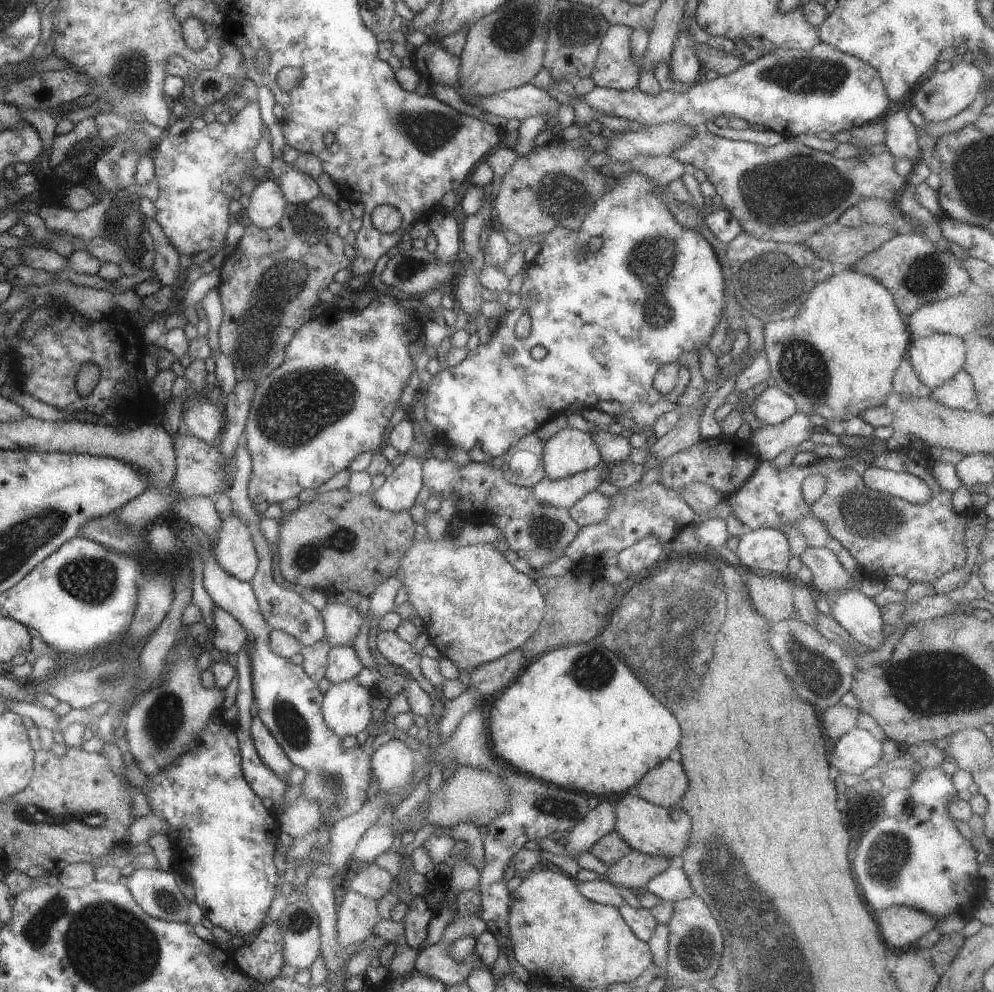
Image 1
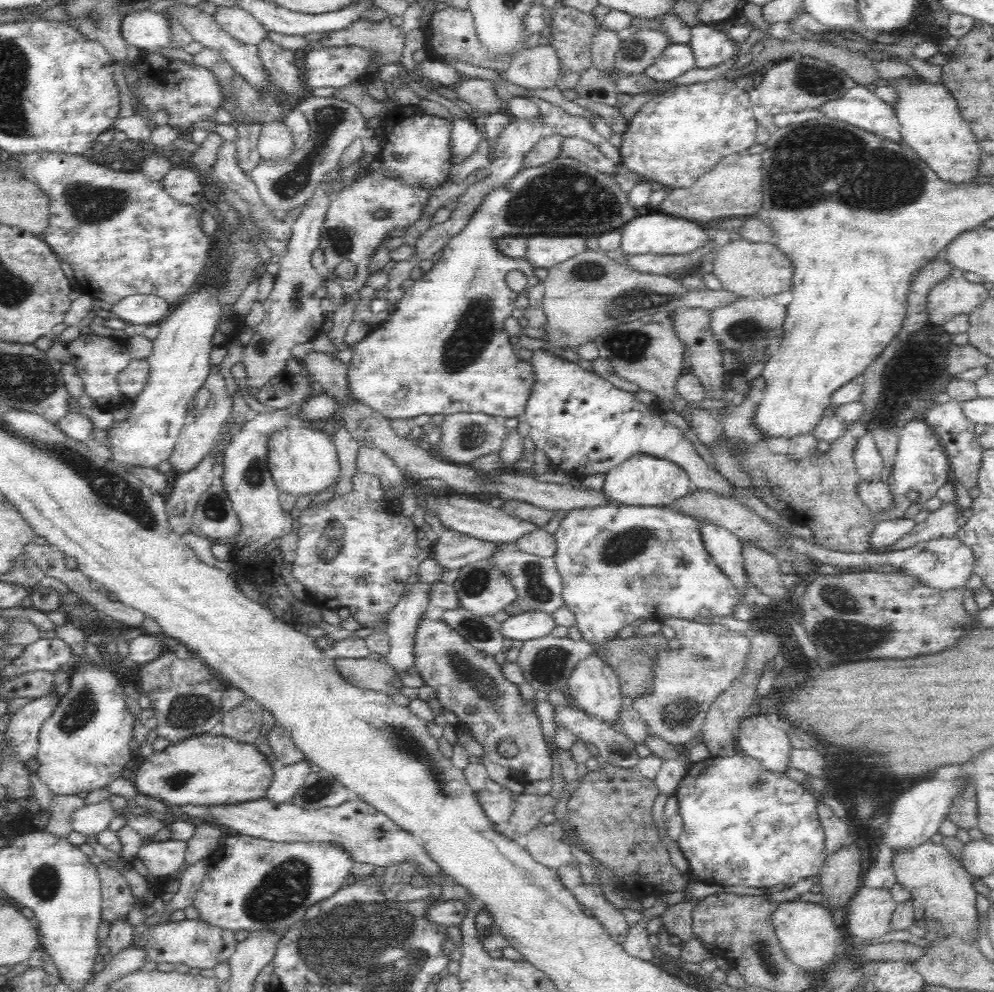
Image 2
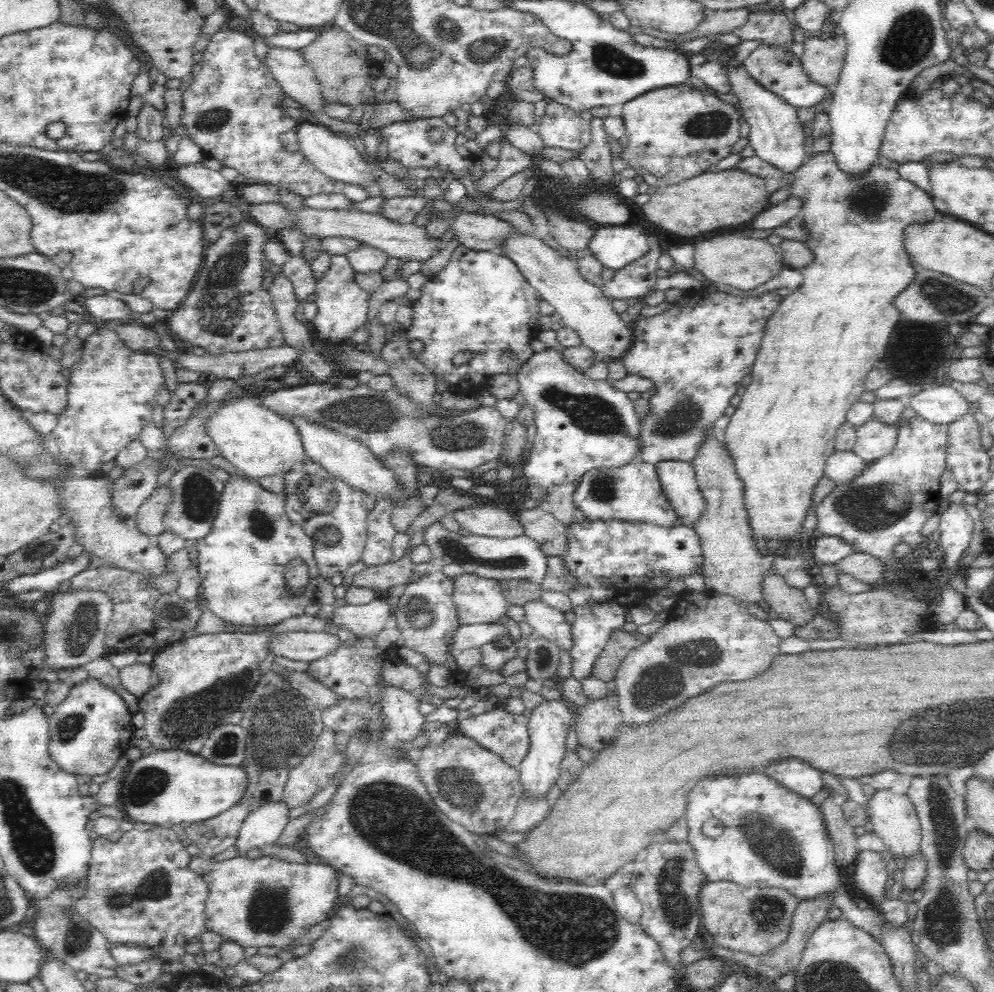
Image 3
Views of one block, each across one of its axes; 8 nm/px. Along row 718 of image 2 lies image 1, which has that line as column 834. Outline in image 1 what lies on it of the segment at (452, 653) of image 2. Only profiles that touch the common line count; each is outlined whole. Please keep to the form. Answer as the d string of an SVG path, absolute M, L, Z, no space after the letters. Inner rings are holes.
M886 442L870 443L855 450L857 455L853 458L846 456L836 460L822 457L809 465L792 463L782 468L776 467L773 460L762 460L754 474L728 498L727 504L731 505L731 512L747 531L778 529L782 524L792 527L792 522L808 508L827 526L829 536L850 550L865 574L877 580L898 574L912 583L934 583L949 570L964 565L966 522L971 513L958 513L954 509L953 492L943 489L931 470L918 464L917 454L909 448L889 450ZM860 451L870 451L875 457L866 463L859 458ZM871 466L921 478L930 487L930 498L925 503L916 504L868 488L863 474ZM812 474L824 476L827 487L817 501L808 505L802 497L802 482Z

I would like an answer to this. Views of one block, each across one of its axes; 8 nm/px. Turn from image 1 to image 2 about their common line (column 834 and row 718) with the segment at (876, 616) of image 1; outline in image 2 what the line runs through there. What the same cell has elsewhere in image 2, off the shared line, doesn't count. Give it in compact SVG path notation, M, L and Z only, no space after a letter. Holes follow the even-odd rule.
M597 655L582 660L568 678L568 688L578 708L588 716L598 717L602 722L612 726L620 725L620 710L622 710L622 695L617 674Z

